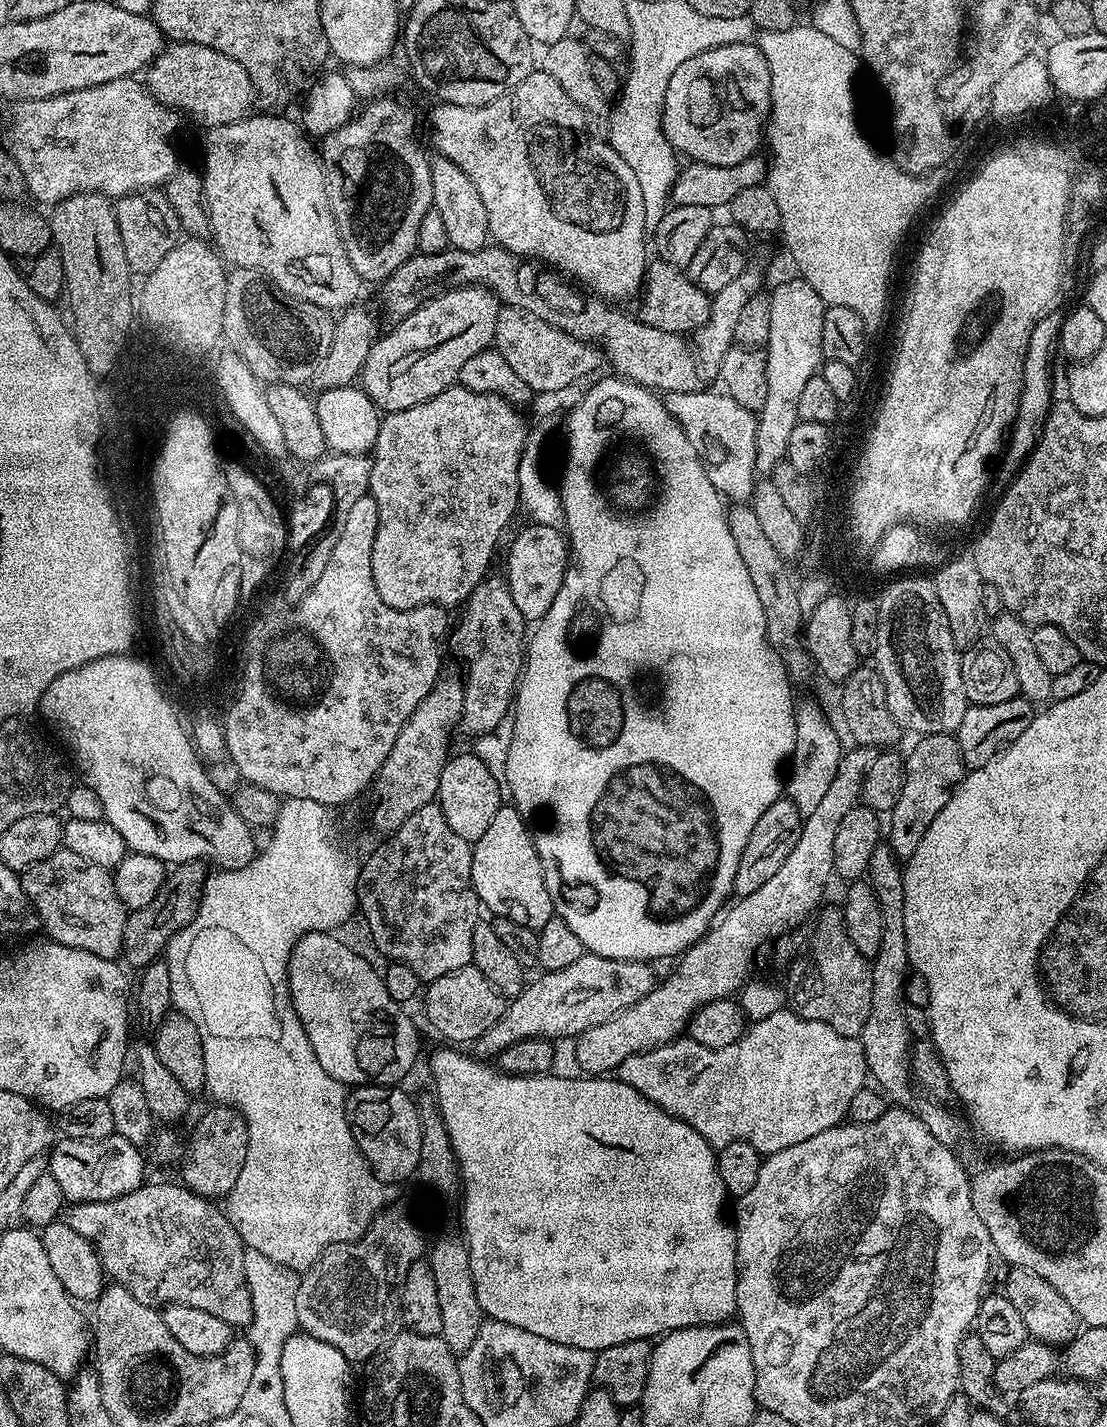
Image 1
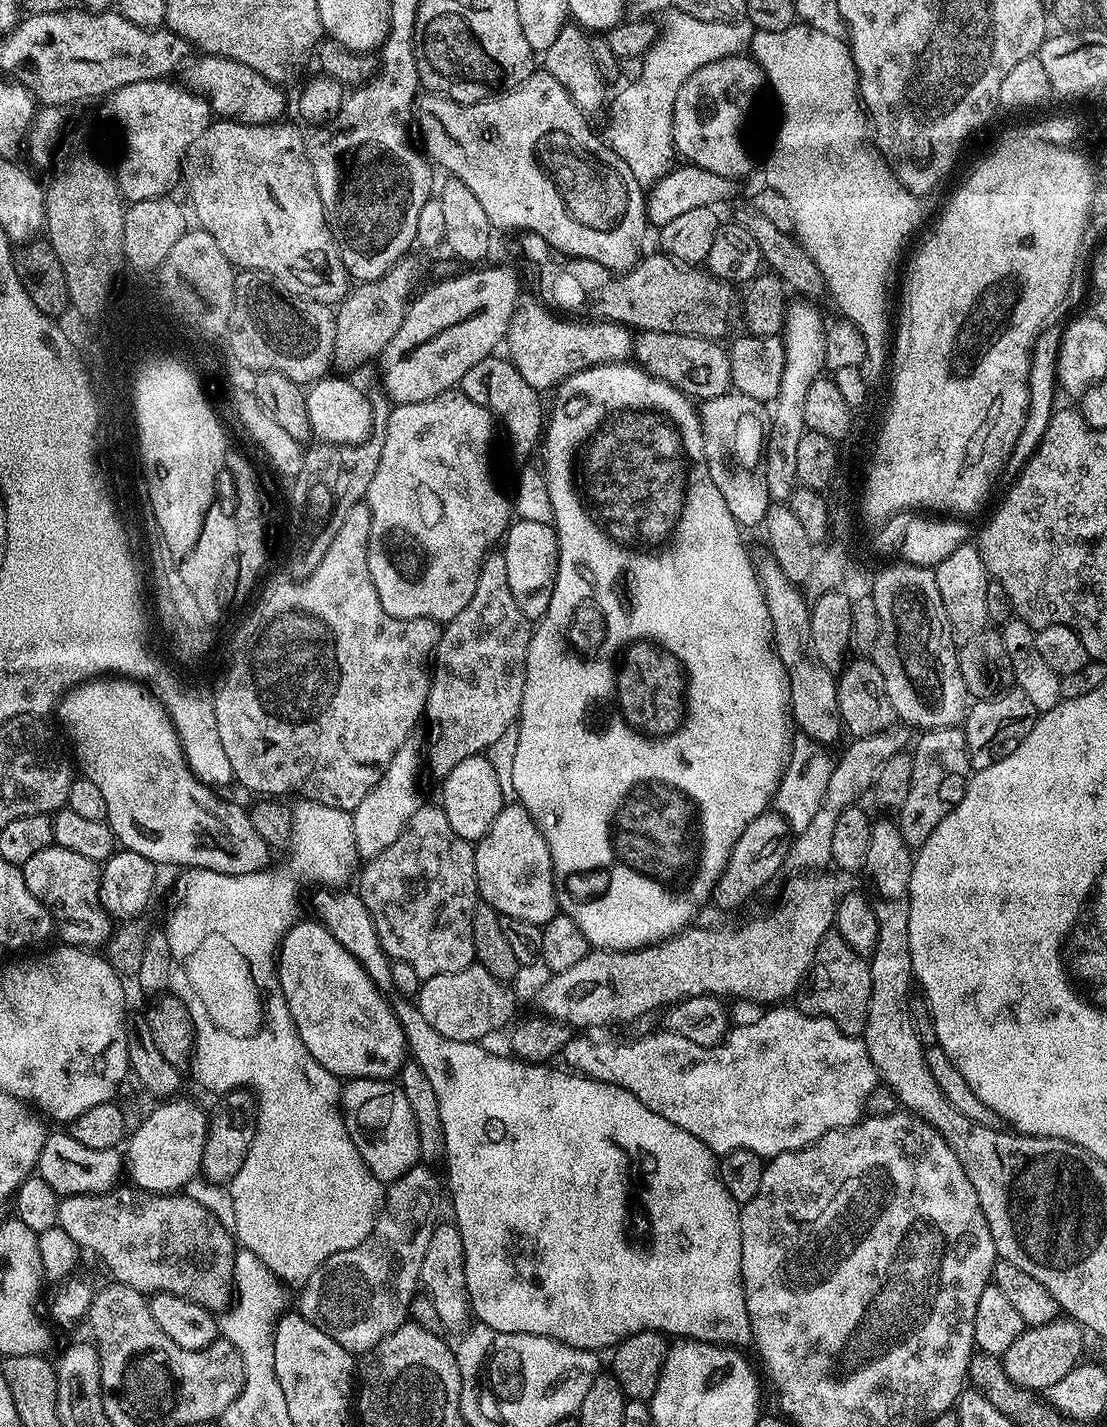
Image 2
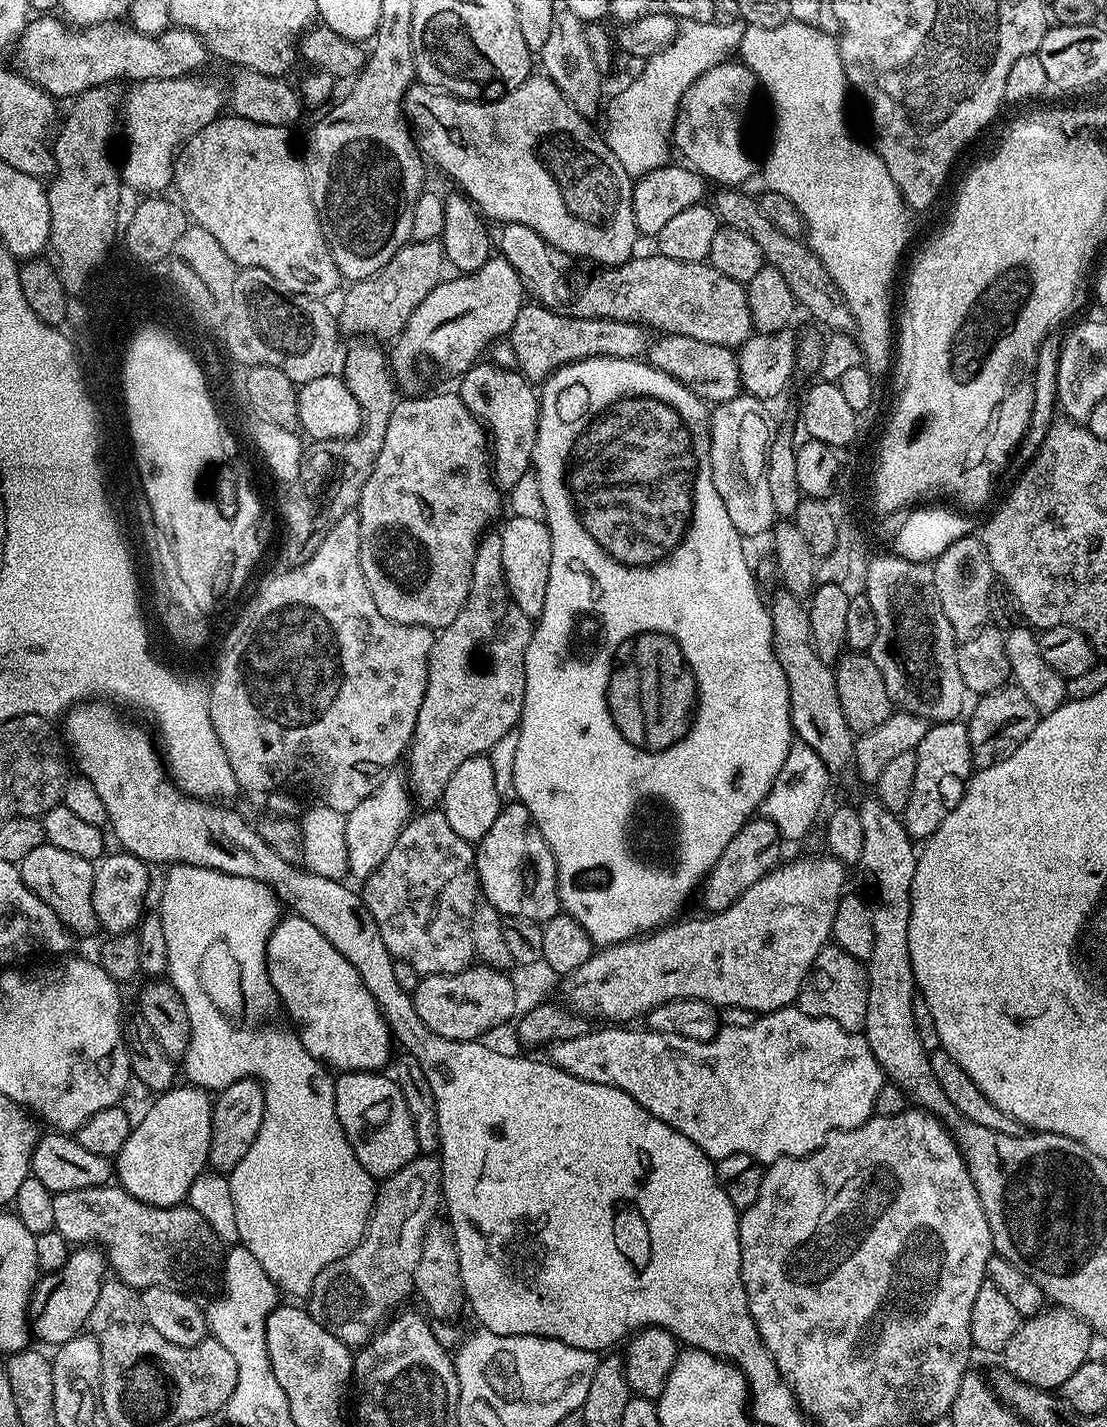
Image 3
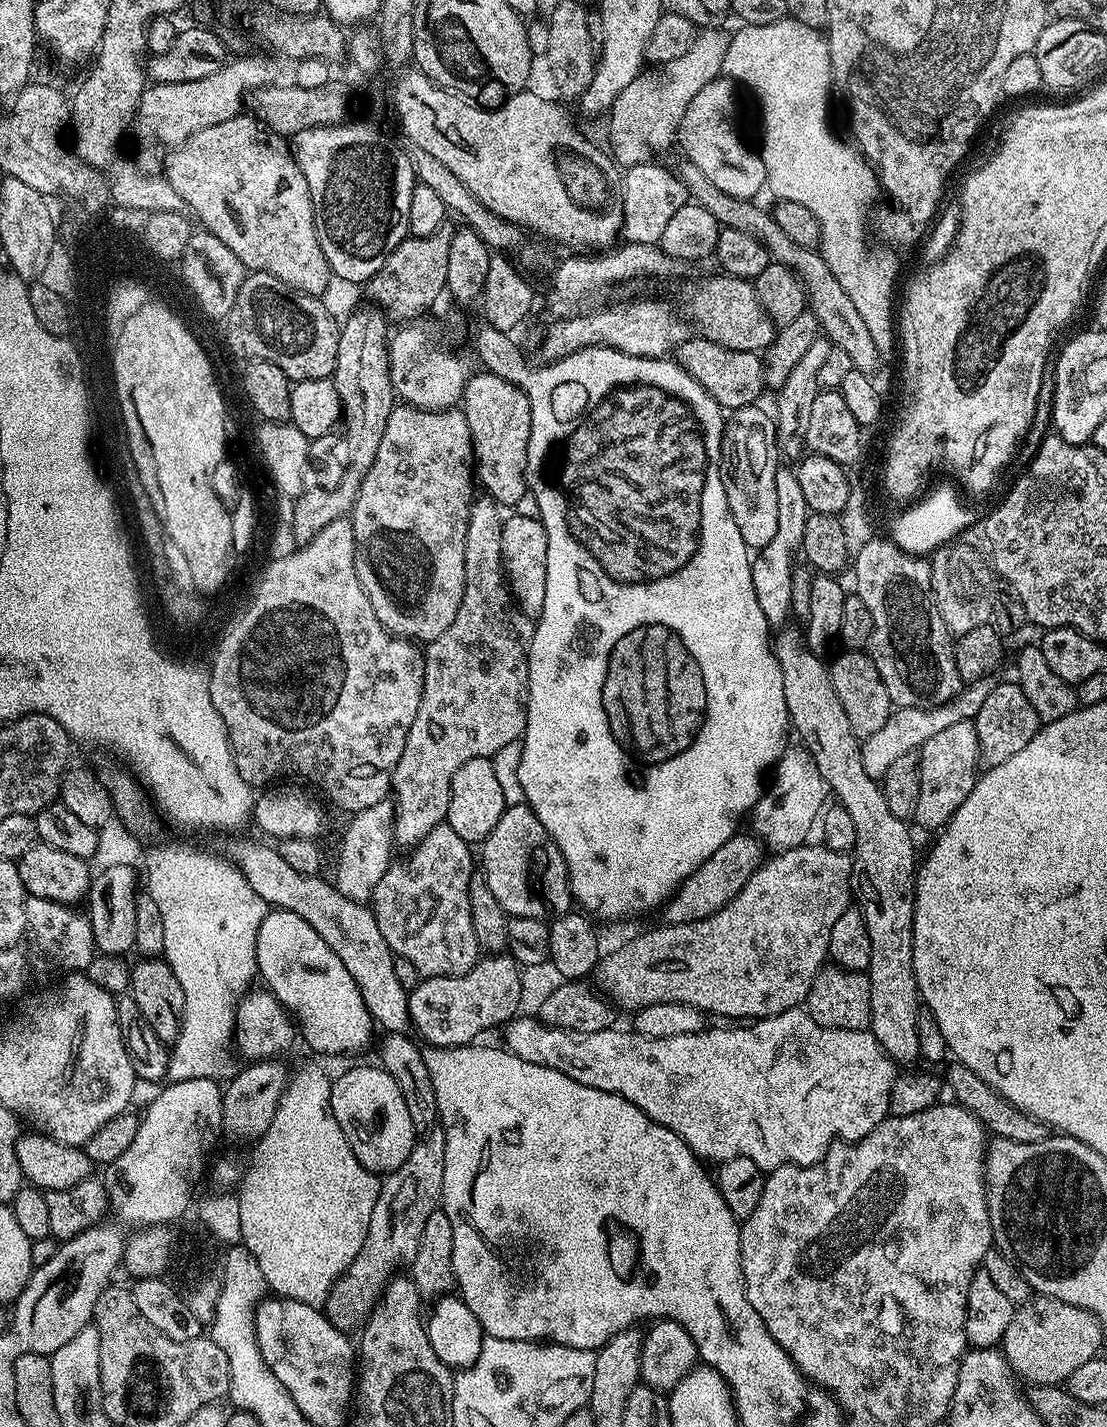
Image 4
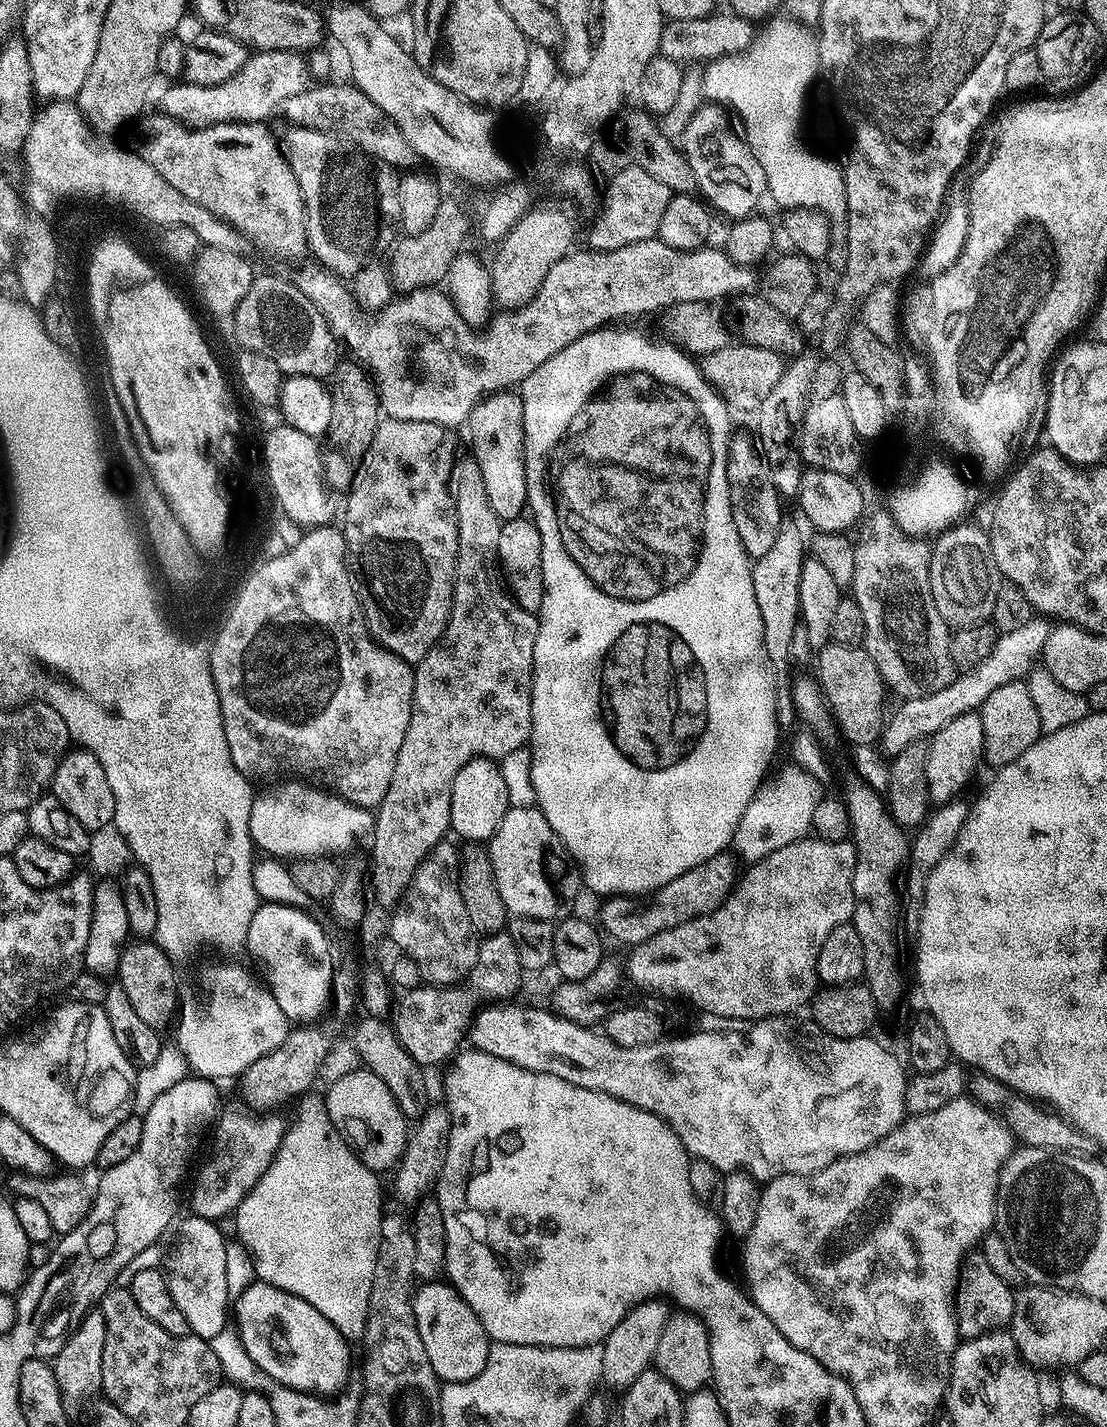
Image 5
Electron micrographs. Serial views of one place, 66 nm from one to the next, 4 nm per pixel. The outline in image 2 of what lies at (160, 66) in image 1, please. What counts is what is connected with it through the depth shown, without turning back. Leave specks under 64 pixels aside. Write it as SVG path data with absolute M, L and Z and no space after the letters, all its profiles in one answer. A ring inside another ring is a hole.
M200 54L197 57L192 65L189 63L183 69L188 79L186 84L192 92L207 101L217 117L235 118L241 124L274 124L283 117L280 115L284 112L285 89L281 85L270 83L262 78L262 74L250 70L250 66L226 56Z

